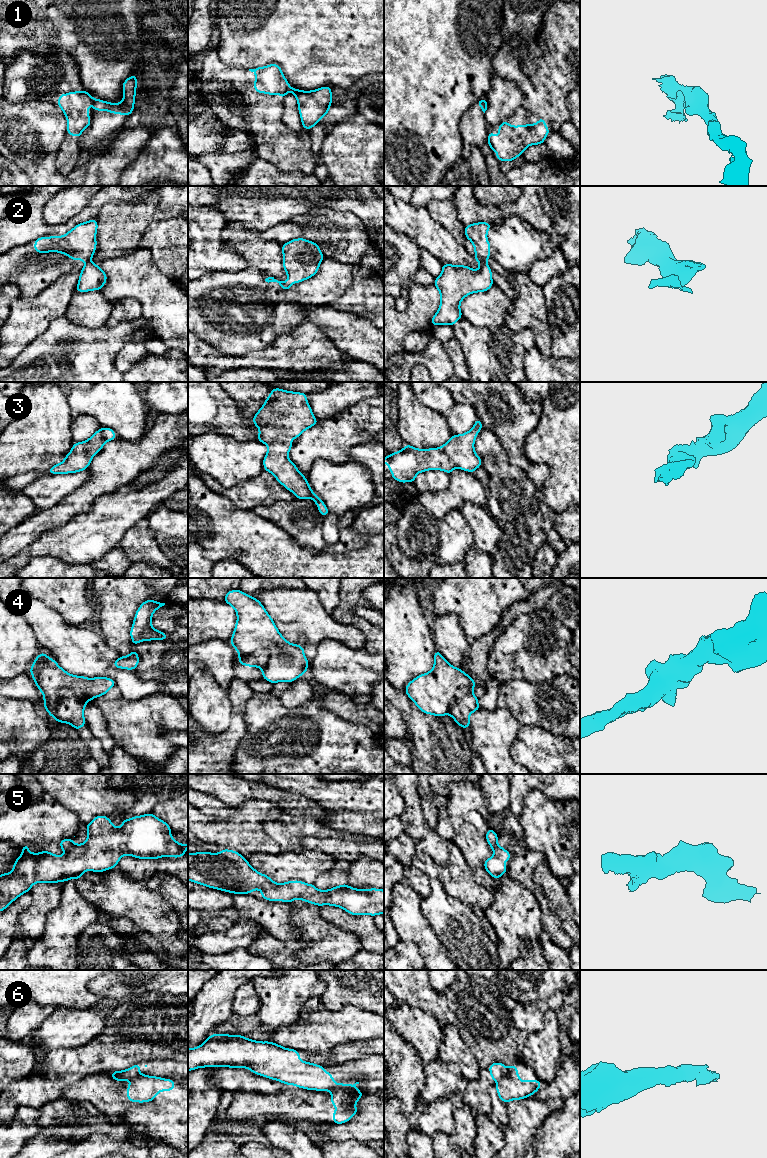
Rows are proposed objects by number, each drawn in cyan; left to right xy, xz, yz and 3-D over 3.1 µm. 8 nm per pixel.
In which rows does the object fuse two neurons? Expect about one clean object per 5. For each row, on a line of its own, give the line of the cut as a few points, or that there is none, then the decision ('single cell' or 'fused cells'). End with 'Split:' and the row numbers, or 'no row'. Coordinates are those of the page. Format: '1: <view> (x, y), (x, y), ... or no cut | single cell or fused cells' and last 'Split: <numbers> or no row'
1: xy (94, 99), (92, 101) | fused cells
2: yz (485, 262), (480, 265) | fused cells
3: no cut | single cell
4: xy (86, 701), (69, 690), (62, 690), (59, 693), (54, 718) | fused cells
5: no cut | single cell
6: yz (507, 1072), (501, 1078) | fused cells
Split: 1, 2, 4, 6

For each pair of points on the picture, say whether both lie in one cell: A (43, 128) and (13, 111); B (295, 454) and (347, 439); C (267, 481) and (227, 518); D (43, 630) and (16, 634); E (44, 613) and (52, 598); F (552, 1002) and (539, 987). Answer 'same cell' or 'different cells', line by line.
A: same cell
B: same cell
C: different cells
D: different cells
E: different cells
F: different cells

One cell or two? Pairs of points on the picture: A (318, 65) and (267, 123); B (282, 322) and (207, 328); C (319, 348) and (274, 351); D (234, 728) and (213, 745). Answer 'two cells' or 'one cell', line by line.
A: two cells
B: one cell
C: one cell
D: one cell

